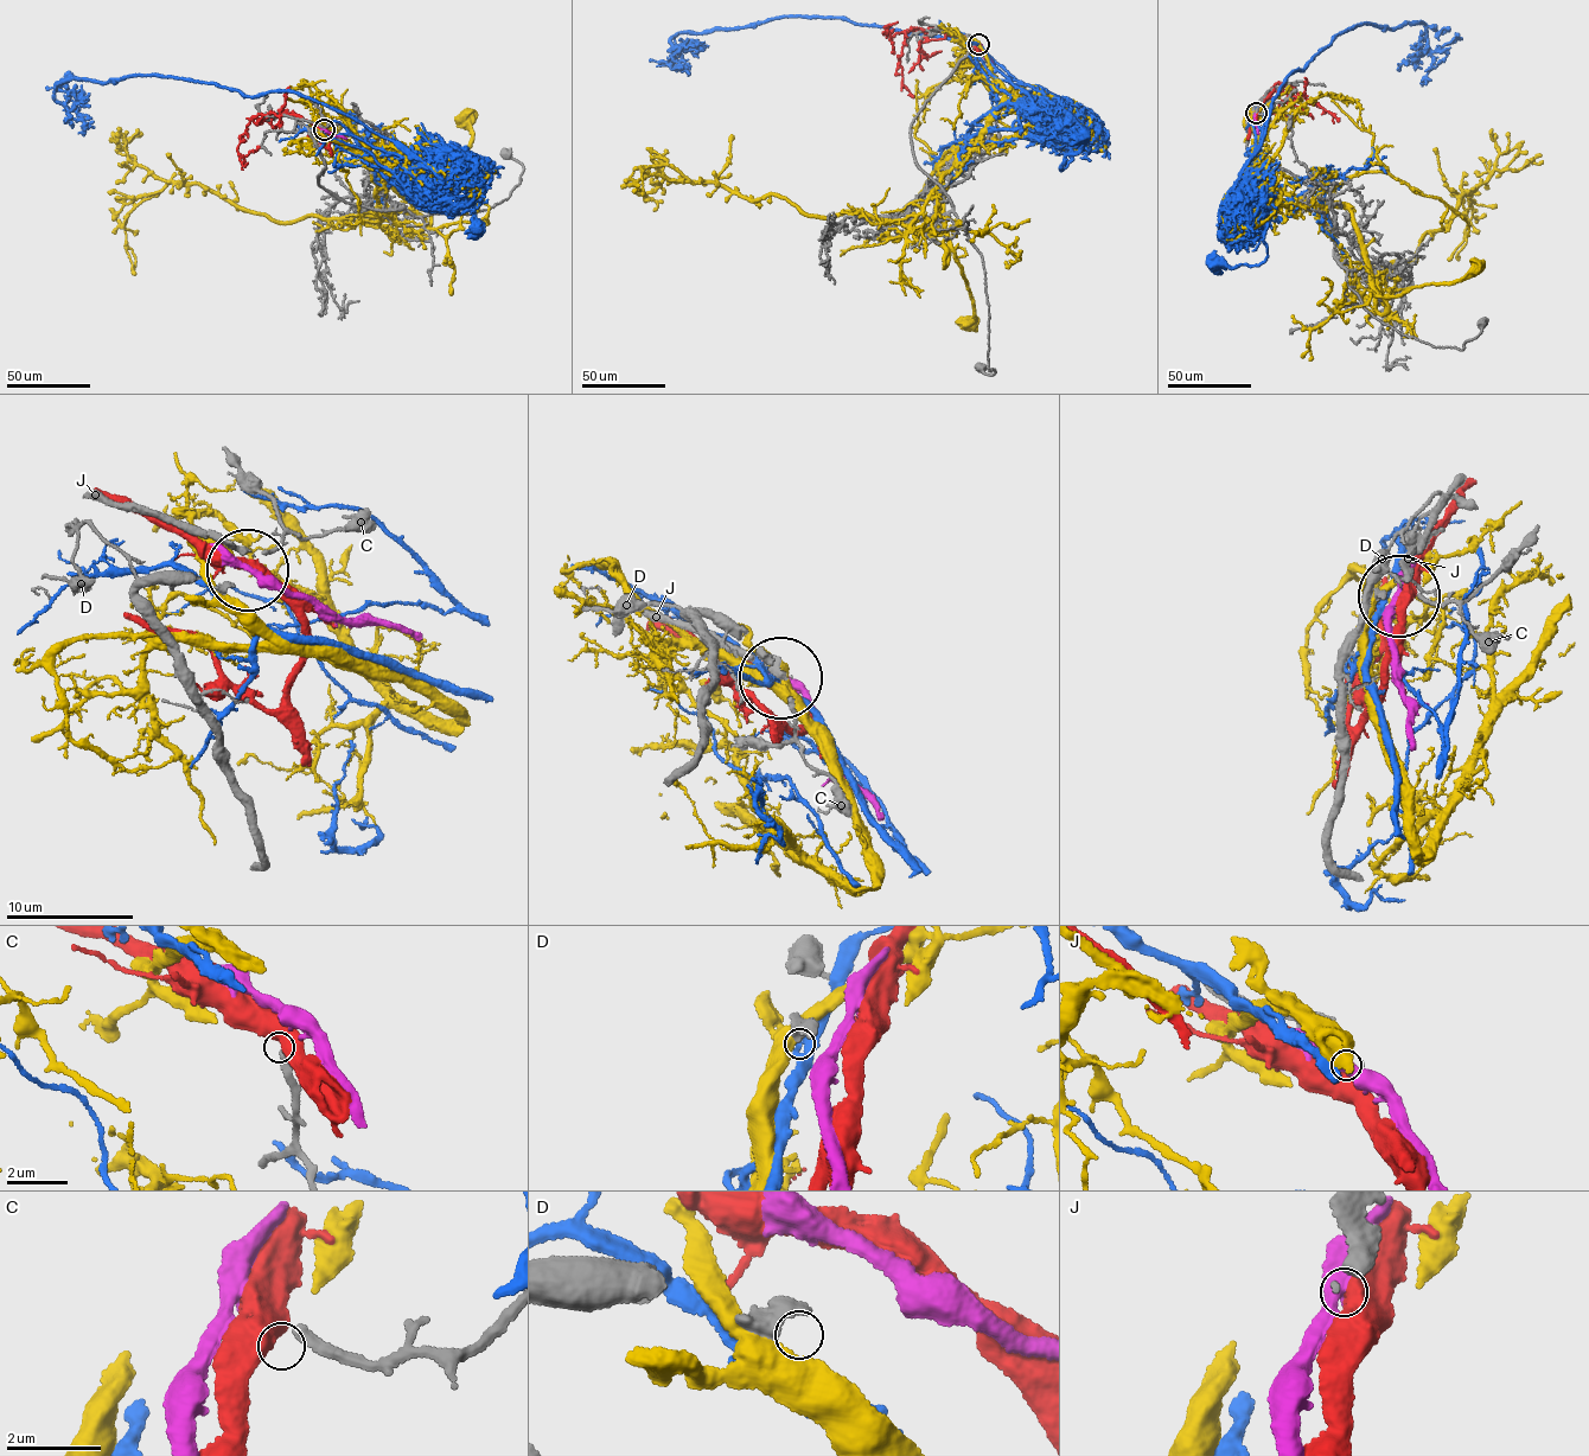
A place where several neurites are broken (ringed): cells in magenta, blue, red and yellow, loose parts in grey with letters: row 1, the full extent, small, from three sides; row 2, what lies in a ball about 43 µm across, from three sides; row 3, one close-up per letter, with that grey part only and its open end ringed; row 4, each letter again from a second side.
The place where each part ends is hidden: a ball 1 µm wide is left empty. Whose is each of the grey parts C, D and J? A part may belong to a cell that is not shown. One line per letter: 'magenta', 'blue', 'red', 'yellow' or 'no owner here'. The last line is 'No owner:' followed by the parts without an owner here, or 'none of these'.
C: red
D: no owner here
J: no owner here
No owner: D, J

